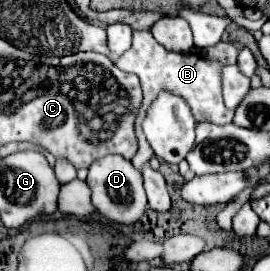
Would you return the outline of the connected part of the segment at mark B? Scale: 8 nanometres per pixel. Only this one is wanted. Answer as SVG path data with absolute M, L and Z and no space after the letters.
M134 31L134 41L132 41L132 47L122 55L118 57L116 65L122 69L122 71L128 71L128 73L136 73L140 77L140 83L142 83L142 91L144 91L144 101L142 101L142 111L138 113L138 119L136 119L136 133L138 133L138 153L134 155L132 159L132 165L136 169L142 169L152 157L152 149L146 141L146 137L142 137L142 131L140 131L140 125L146 117L146 111L148 107L152 105L152 101L158 97L158 93L162 91L170 91L178 97L182 97L190 109L192 109L192 115L198 123L202 121L208 121L208 123L216 123L216 125L226 125L226 123L232 123L232 111L224 107L222 103L222 89L220 89L220 71L222 67L218 67L218 63L208 63L202 55L198 53L172 53L172 51L166 51L152 35L150 31Z

